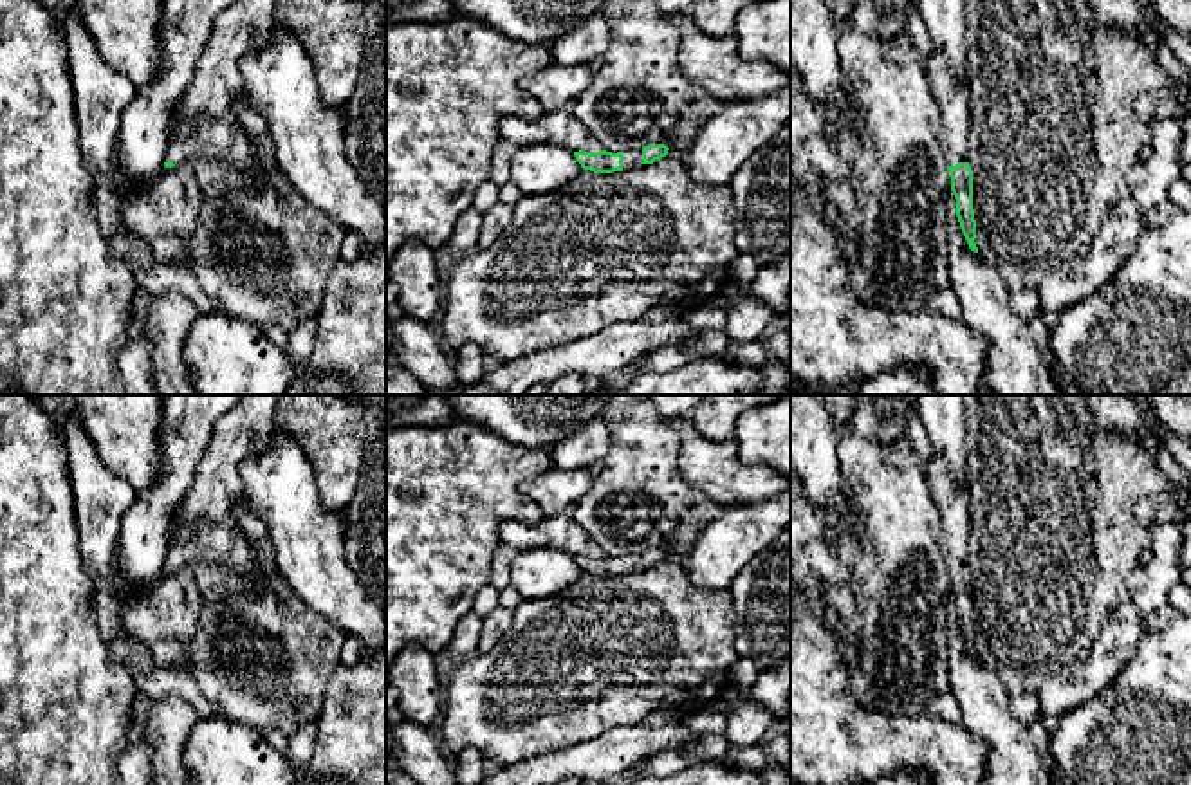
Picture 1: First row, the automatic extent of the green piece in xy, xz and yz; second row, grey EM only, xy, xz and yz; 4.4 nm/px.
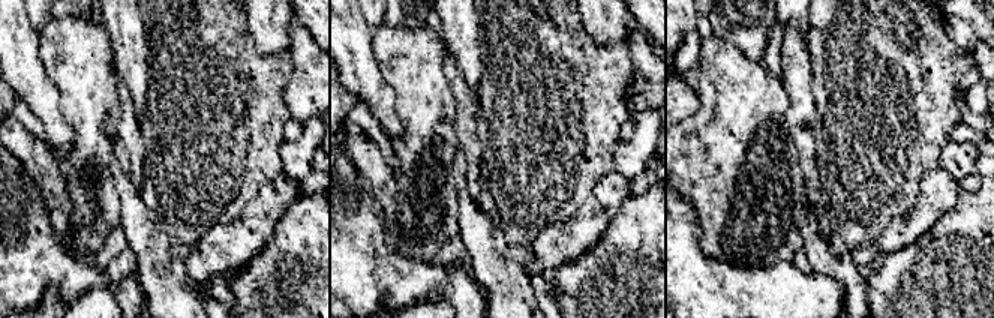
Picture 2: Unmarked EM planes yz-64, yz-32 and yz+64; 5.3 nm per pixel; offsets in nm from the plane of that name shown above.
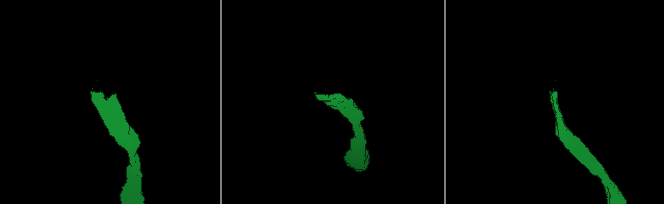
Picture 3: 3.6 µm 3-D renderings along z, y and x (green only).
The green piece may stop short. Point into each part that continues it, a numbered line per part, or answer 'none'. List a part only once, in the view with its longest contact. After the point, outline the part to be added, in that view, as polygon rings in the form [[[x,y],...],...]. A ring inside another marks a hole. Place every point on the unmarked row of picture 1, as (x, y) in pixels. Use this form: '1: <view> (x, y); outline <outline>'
1: yz (955, 515); outline [[[938,453],[926,464],[929,494],[940,513],[938,549],[947,570],[967,567],[971,534],[971,507],[967,494],[949,473],[947,460]]]

